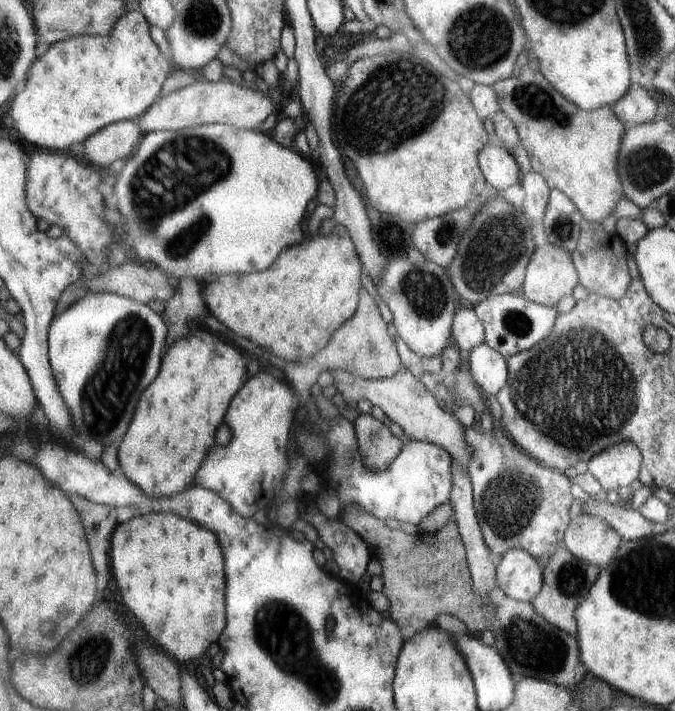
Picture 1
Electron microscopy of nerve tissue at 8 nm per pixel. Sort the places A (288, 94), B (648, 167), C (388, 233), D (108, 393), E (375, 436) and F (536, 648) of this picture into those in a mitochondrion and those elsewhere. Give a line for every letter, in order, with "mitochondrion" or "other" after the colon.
A: other
B: mitochondrion
C: other
D: mitochondrion
E: mitochondrion
F: mitochondrion

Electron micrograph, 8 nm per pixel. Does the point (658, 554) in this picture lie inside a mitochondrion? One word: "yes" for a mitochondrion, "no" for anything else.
yes

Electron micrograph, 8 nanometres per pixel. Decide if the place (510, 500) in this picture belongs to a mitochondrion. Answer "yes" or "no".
yes

